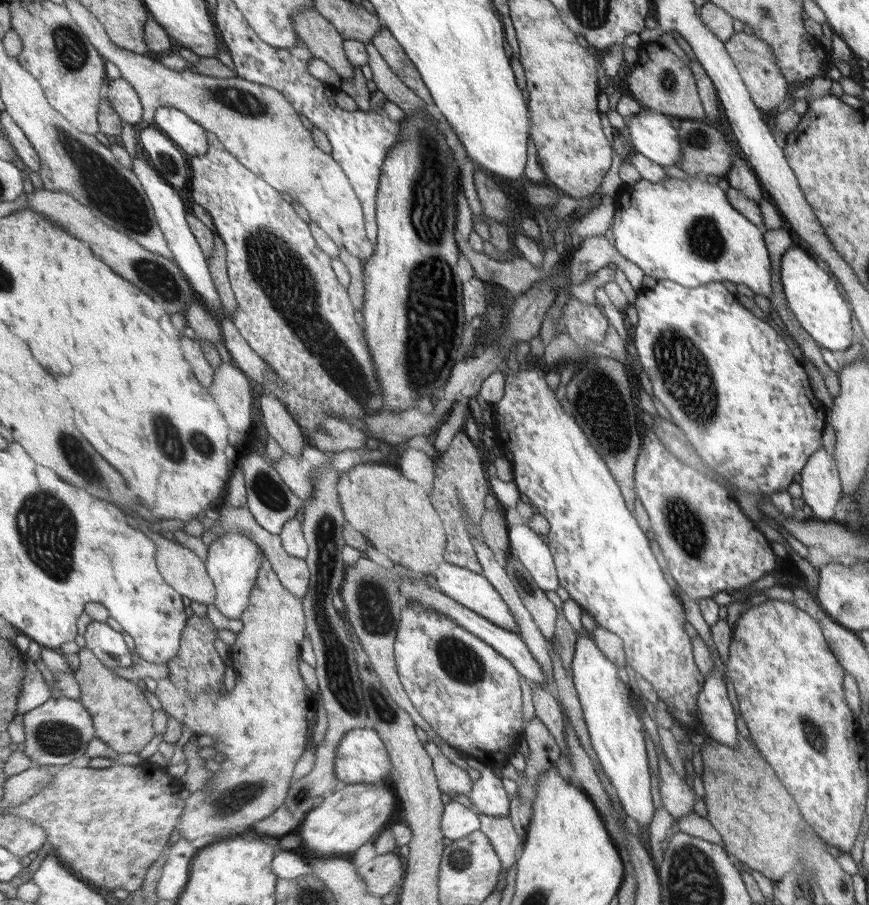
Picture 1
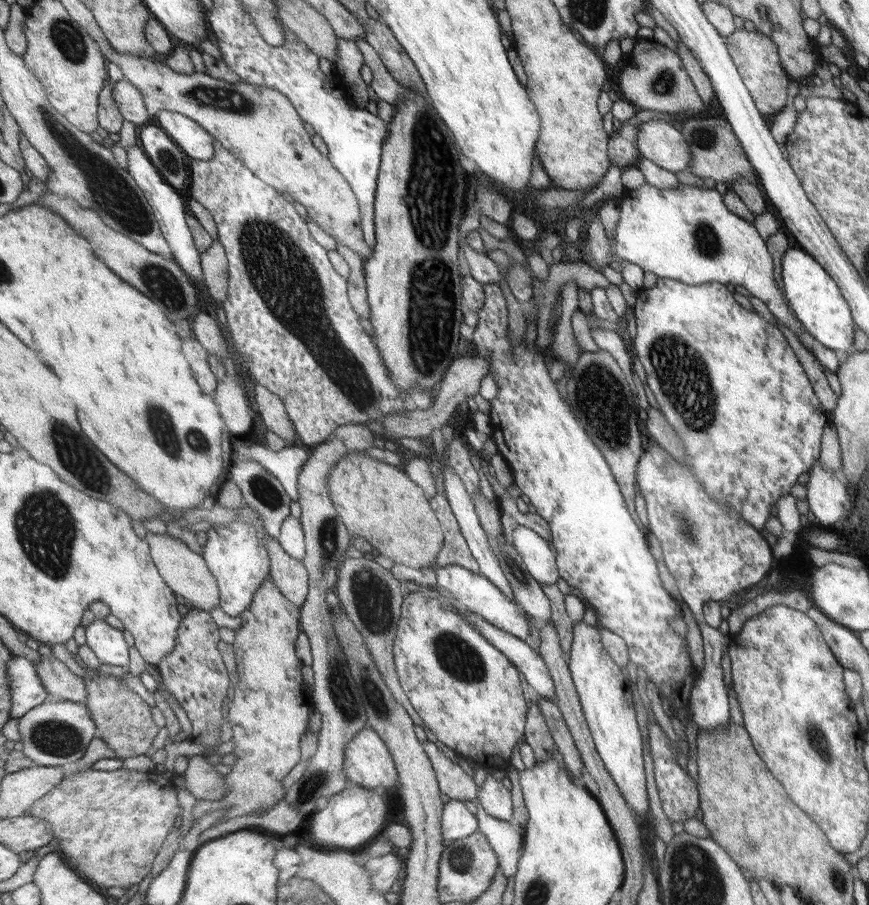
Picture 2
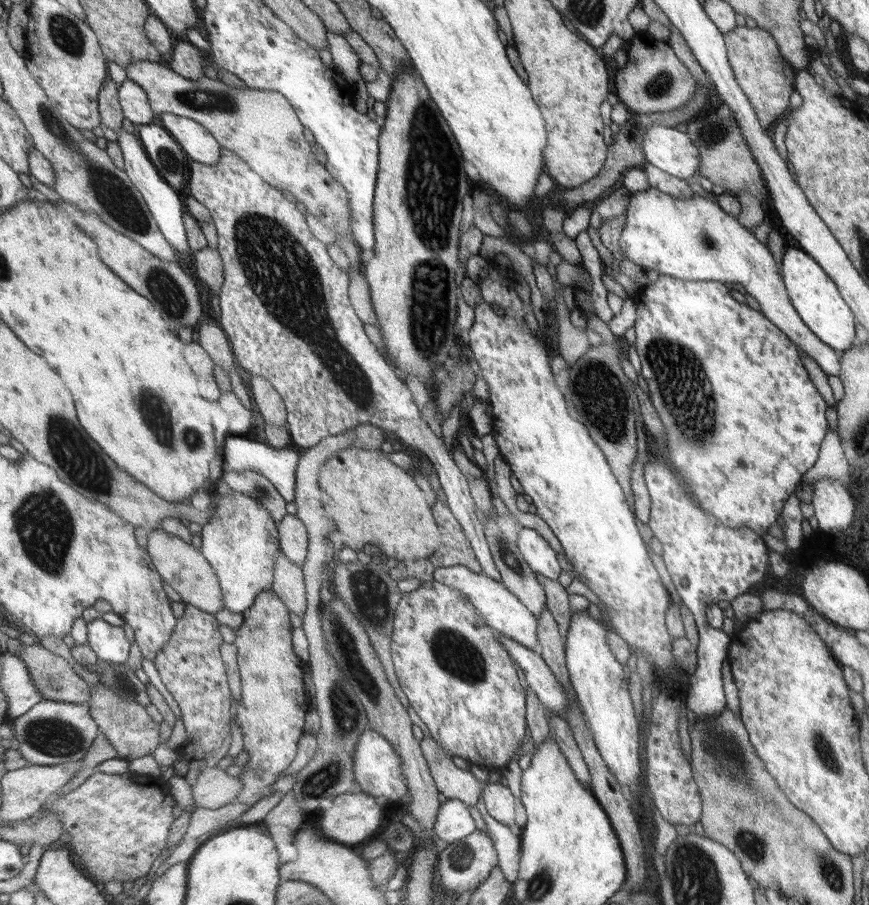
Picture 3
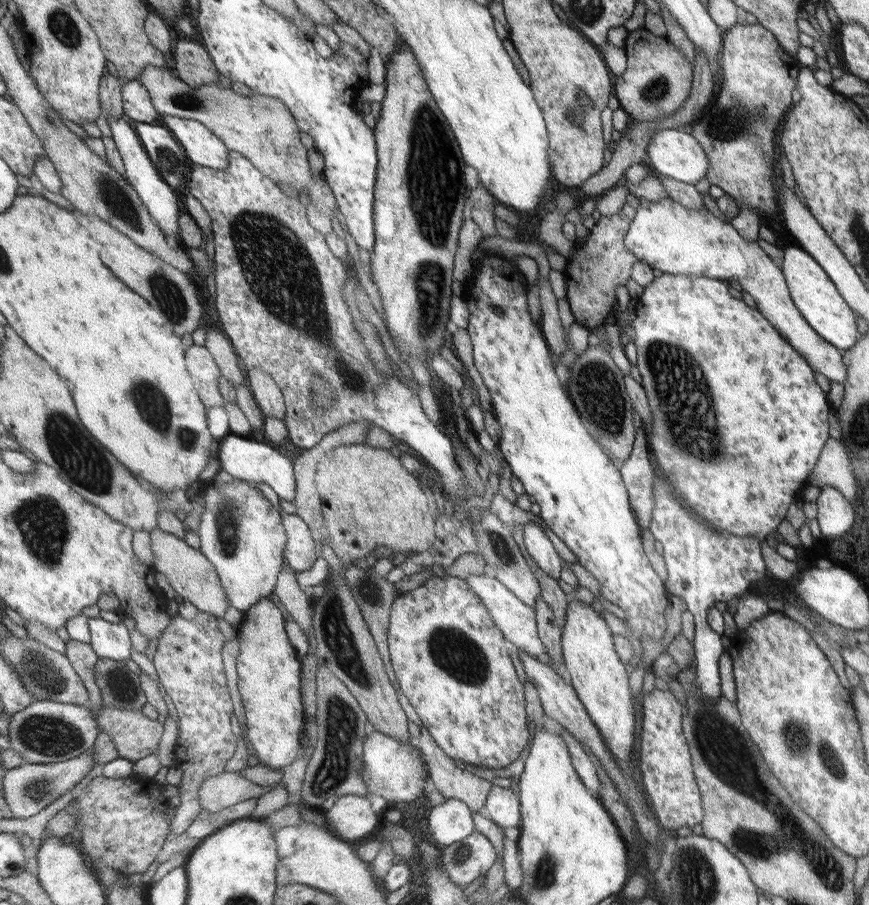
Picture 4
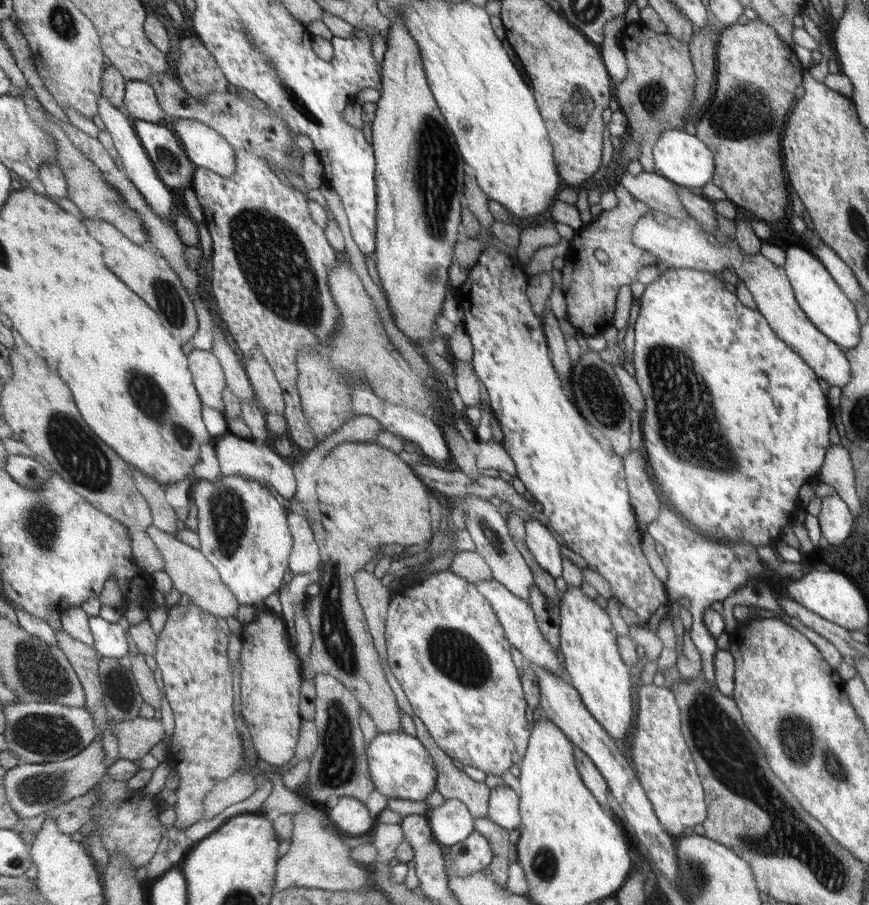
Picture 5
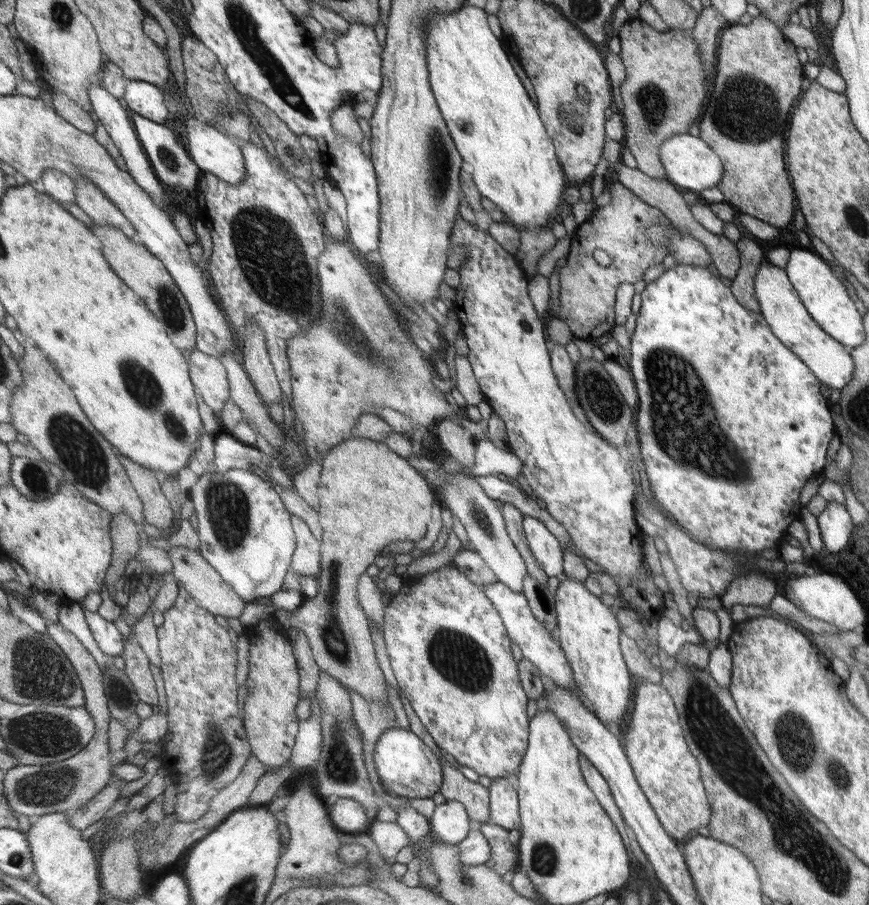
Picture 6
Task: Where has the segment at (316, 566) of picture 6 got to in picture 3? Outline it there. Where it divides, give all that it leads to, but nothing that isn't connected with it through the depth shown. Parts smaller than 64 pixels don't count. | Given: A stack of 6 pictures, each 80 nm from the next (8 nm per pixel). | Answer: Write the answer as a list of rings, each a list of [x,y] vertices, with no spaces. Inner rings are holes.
[[[285,513],[277,523],[280,553],[295,567],[302,569],[308,549],[305,525],[295,516]]]

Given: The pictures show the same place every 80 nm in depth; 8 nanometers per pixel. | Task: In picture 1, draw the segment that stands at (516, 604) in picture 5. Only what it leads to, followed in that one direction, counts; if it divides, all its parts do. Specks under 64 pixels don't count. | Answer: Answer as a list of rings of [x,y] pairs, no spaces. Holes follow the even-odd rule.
[[[443,562],[432,575],[436,580],[435,587],[447,595],[447,598],[454,599],[455,602],[474,611],[475,614],[482,616],[491,624],[517,634],[517,620],[511,614],[510,607],[503,602],[501,595],[491,586],[485,576],[474,574],[473,571],[466,570],[465,567],[452,566],[447,562]]]

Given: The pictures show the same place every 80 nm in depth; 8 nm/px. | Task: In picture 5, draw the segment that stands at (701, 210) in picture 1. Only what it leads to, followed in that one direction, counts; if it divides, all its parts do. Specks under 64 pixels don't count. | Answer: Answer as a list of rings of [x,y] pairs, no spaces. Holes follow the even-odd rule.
[[[652,211],[651,214],[646,213],[635,223],[633,240],[636,247],[646,250],[656,258],[654,265],[658,262],[663,262],[667,269],[691,269],[710,273],[722,272],[726,268],[733,269],[739,280],[744,282],[743,286],[747,288],[747,291],[753,297],[759,314],[769,324],[771,331],[782,339],[786,346],[791,348],[791,351],[797,354],[807,367],[811,368],[811,371],[817,374],[821,380],[825,380],[828,385],[839,389],[843,388],[850,380],[851,368],[850,362],[846,358],[845,350],[838,343],[831,342],[831,339],[823,335],[803,314],[802,308],[798,306],[798,302],[795,299],[793,288],[790,286],[790,281],[786,277],[786,271],[783,266],[780,267],[771,263],[760,254],[754,254],[753,256],[746,254],[738,246],[737,242],[727,238],[723,233],[718,231],[717,226],[714,226],[714,228],[703,226],[697,219],[688,216],[688,213],[686,213],[686,218],[681,219],[671,218],[670,215],[659,211]],[[706,234],[714,236],[718,242],[710,243],[709,239],[706,238]]]

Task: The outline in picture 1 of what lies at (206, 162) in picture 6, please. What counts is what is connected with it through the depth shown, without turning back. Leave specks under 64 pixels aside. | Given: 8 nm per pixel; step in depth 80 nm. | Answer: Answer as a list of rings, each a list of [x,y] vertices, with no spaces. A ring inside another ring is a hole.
[[[162,106],[157,109],[155,122],[189,156],[203,156],[208,153],[208,131],[182,110]]]

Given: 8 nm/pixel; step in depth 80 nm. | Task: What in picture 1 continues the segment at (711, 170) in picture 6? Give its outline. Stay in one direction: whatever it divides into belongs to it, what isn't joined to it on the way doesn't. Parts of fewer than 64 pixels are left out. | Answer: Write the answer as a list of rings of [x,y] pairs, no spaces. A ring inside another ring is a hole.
[[[643,108],[642,112],[628,118],[625,128],[627,128],[627,138],[630,140],[631,149],[642,154],[647,160],[659,166],[673,166],[680,162],[682,152],[677,131],[671,127],[668,116]]]

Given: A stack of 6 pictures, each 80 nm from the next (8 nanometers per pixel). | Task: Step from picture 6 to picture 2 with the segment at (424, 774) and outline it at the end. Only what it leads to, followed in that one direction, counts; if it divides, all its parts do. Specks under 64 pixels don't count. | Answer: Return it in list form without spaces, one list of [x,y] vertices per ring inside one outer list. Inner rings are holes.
[[[367,726],[345,746],[343,774],[347,784],[365,790],[383,789],[395,796],[398,771],[386,743]]]

